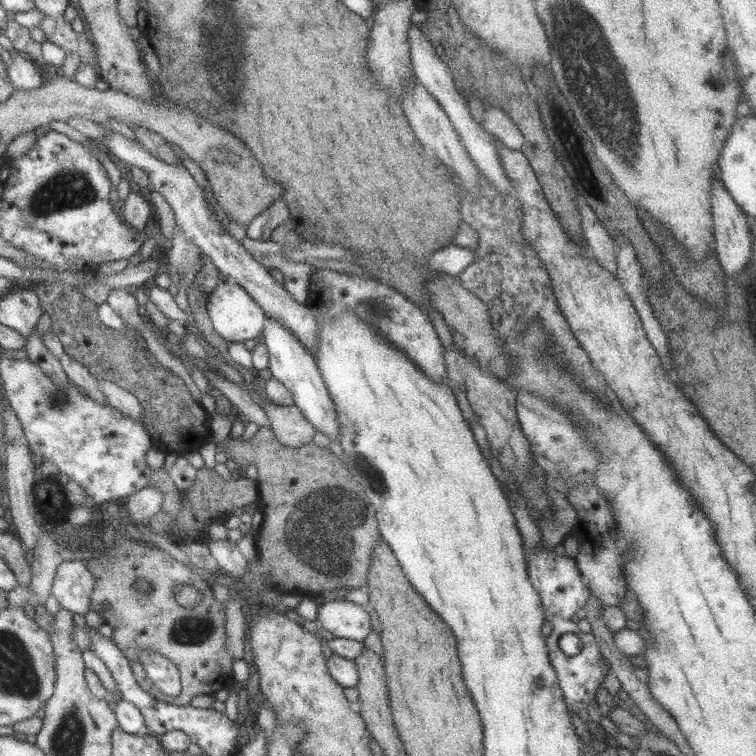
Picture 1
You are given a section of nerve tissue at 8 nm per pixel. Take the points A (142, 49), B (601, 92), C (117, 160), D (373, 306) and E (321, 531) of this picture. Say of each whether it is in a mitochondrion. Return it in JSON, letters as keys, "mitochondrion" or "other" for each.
{"A":"other","B":"mitochondrion","C":"other","D":"mitochondrion","E":"mitochondrion"}

